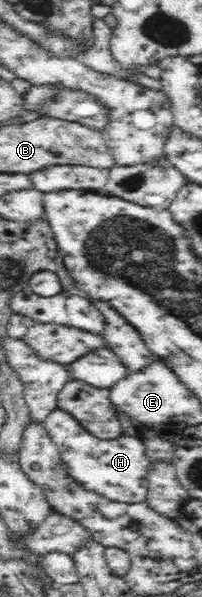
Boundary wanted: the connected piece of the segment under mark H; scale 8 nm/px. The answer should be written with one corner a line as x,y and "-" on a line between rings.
57,407
42,424
52,442
59,448
67,474
79,485
119,502
135,503
146,499
151,461
147,458
145,444
139,437
123,435
112,440
99,439
89,433
73,415

